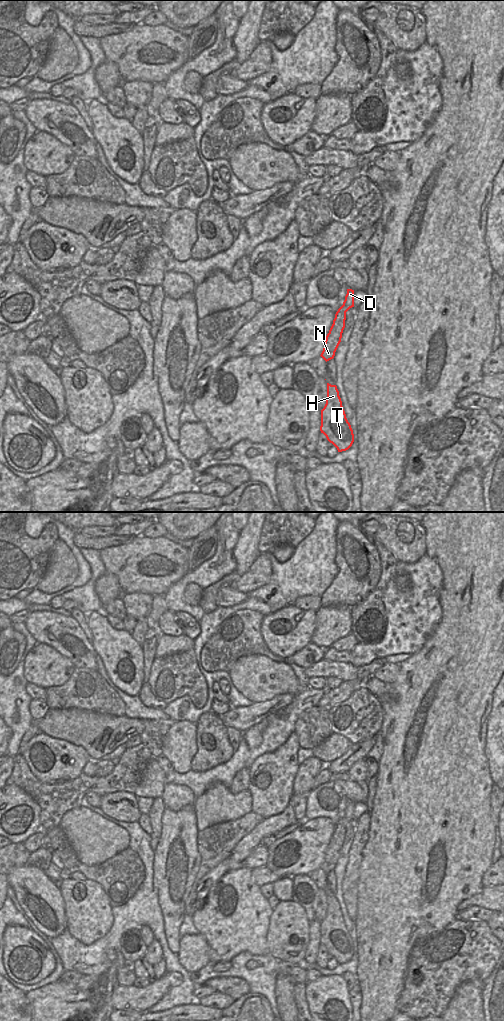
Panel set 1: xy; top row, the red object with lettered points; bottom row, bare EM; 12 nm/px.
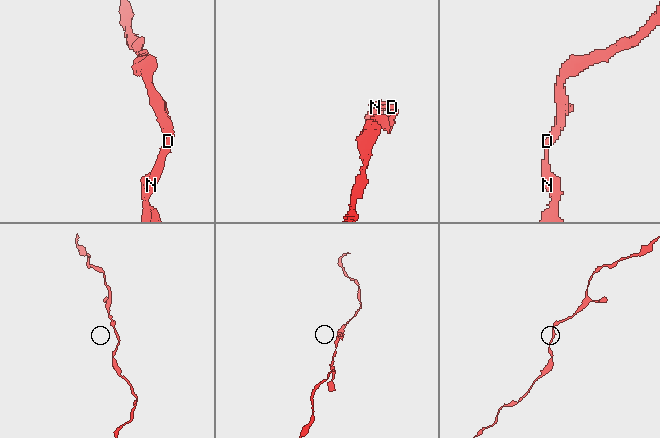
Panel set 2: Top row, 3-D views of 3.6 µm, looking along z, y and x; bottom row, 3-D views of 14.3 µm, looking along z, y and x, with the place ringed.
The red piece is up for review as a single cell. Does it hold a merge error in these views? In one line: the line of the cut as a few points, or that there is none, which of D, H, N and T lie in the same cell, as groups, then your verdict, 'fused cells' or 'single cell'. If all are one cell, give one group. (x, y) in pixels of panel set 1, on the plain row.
cut none; groups D H N T; single cell

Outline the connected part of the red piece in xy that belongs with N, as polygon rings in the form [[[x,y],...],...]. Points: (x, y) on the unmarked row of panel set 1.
[[[347,801],[343,817],[335,826],[333,836],[326,848],[325,858],[320,867],[326,874],[333,871],[335,868],[345,840],[346,824],[352,819],[354,819],[354,802]]]

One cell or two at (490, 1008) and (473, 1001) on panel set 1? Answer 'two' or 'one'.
two

